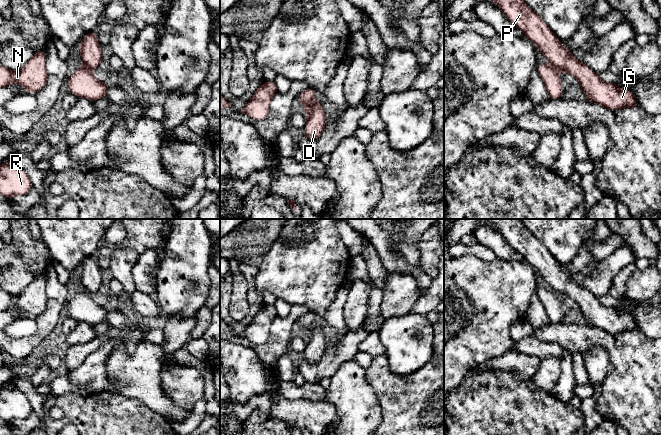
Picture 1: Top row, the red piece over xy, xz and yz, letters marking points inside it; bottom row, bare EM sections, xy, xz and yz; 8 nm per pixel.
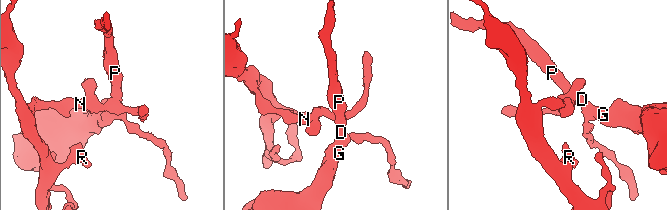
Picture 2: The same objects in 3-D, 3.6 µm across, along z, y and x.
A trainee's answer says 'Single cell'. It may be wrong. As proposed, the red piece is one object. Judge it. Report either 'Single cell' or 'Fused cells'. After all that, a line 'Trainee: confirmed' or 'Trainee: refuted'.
Fused cells
Trainee: refuted

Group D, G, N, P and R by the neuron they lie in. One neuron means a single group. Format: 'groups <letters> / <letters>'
groups D G P / N R

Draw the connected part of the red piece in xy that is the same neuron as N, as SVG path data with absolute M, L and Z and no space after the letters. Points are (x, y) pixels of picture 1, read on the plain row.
M46 274L35 277L18 295L11 295L0 289L0 312L8 311L12 306L36 318L47 306Z

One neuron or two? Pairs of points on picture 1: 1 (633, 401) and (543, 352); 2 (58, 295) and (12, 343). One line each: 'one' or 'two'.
1: two
2: one

